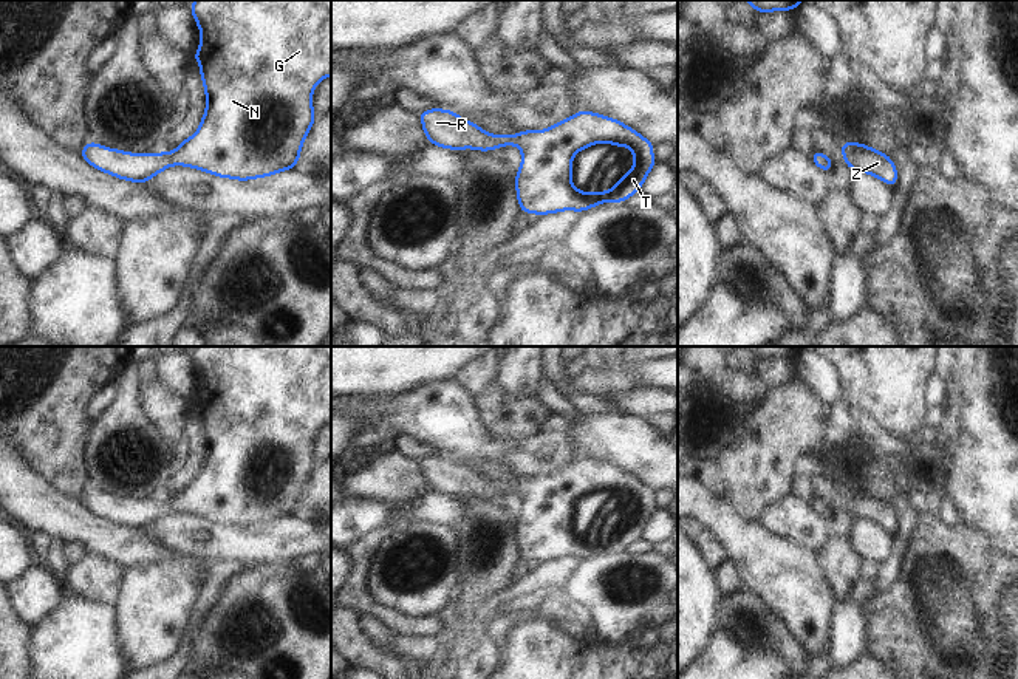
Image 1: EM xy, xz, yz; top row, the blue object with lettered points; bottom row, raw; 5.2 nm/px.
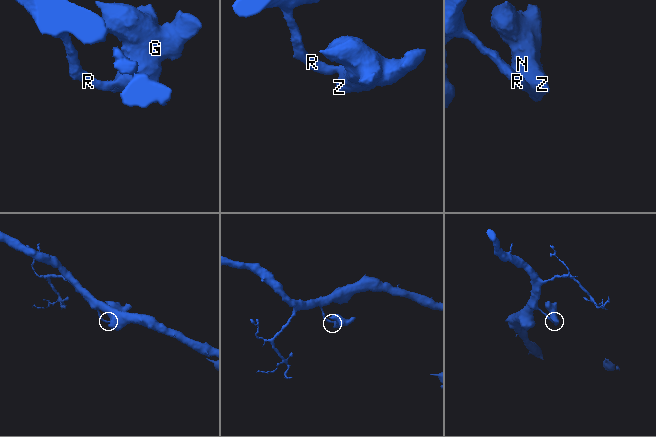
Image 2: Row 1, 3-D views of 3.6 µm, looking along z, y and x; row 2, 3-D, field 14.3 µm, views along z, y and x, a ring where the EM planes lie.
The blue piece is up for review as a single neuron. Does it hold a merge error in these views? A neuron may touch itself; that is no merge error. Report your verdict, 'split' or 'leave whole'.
leave whole

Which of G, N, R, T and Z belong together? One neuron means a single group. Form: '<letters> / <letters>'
G N R T Z

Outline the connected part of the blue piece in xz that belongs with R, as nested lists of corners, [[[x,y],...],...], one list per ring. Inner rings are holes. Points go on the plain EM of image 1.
[[[429,455],[416,461],[429,490],[441,495],[492,498],[518,492],[521,512],[515,520],[515,537],[524,561],[543,563],[562,557],[582,560],[606,548],[620,551],[641,538],[645,524],[658,510],[653,503],[654,489],[614,464],[580,455],[546,476],[521,476],[506,483],[487,479],[452,456]],[[600,489],[628,493],[634,501],[634,512],[625,523],[617,524],[613,535],[582,538],[571,527],[572,504]]]

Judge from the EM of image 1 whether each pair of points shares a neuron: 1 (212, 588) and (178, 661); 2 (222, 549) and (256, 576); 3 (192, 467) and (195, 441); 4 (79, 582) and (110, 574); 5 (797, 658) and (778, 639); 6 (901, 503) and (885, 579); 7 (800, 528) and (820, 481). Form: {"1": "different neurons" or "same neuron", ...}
{"1": "same neuron", "2": "different neurons", "3": "same neuron", "4": "same neuron", "5": "same neuron", "6": "same neuron", "7": "different neurons"}

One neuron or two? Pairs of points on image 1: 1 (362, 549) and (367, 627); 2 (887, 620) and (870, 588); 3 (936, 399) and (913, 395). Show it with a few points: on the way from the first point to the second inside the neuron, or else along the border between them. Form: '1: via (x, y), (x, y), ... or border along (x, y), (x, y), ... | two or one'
1: border along (359, 616), (368, 616), (393, 633) | two
2: border along (877, 593), (859, 603) | two
3: border along (935, 373), (925, 392), (925, 402), (929, 406) | two

